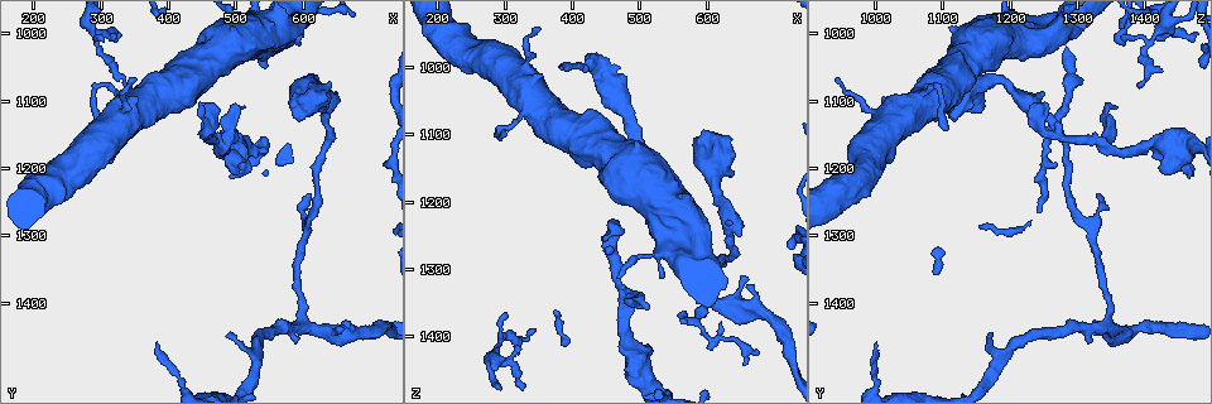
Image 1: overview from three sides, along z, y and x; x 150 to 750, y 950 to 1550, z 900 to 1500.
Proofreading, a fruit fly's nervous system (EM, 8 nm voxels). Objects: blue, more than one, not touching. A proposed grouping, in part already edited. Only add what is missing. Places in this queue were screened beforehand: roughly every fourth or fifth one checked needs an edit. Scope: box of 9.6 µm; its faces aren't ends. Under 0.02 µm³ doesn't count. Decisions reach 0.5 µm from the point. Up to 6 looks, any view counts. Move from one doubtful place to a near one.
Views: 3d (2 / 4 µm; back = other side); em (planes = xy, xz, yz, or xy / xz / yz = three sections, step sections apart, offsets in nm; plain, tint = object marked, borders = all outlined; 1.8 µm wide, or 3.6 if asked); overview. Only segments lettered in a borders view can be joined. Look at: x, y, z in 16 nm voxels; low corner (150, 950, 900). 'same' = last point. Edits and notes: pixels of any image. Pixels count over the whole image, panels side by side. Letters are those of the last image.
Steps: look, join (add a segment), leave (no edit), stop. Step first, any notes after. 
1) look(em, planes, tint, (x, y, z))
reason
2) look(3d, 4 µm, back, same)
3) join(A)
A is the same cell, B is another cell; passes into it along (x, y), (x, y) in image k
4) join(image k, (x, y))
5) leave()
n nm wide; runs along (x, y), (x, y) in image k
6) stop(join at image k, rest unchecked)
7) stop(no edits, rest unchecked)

look(3d, 4 µm, (450, 1105, 1255))
an open end

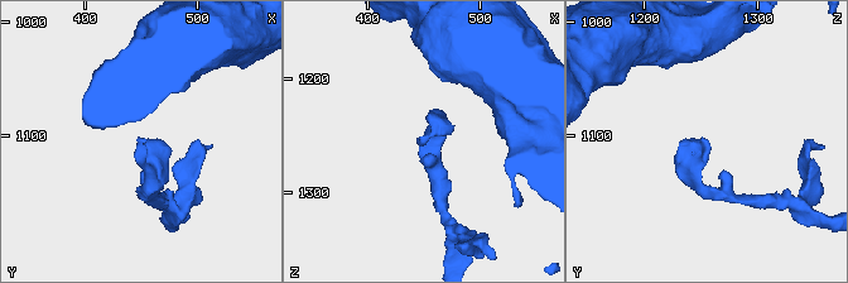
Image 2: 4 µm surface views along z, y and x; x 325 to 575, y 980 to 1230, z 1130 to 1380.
look(em, 3.6 µm, xy, step 16, tint, (448, 1100, 1252))

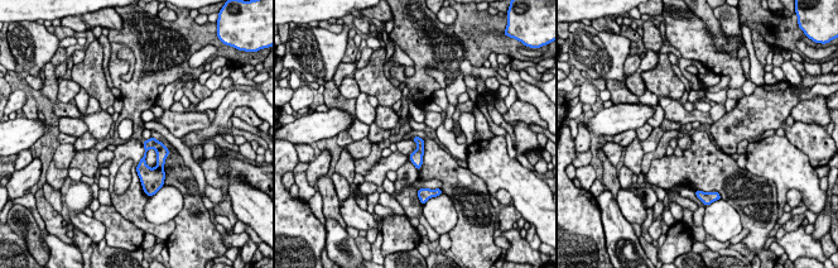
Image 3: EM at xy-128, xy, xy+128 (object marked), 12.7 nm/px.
look(em, 3.6 µm, yz, step 16, borders, same)

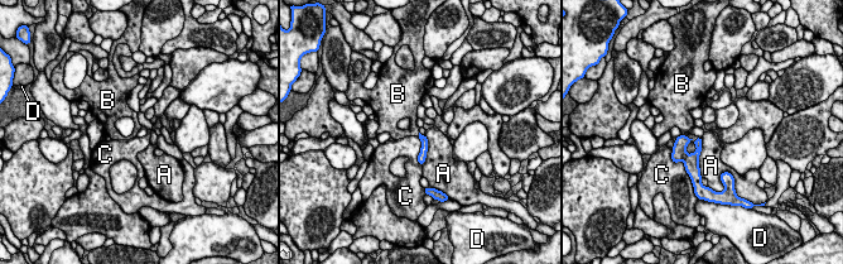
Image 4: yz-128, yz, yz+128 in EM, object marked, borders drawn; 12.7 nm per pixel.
join(B)
100 nm wide; B is the same cell, A, C and D are other cells; the cell continues

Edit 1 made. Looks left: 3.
look(3d, 4 µm, (510, 1115, 1360))
branch stops here

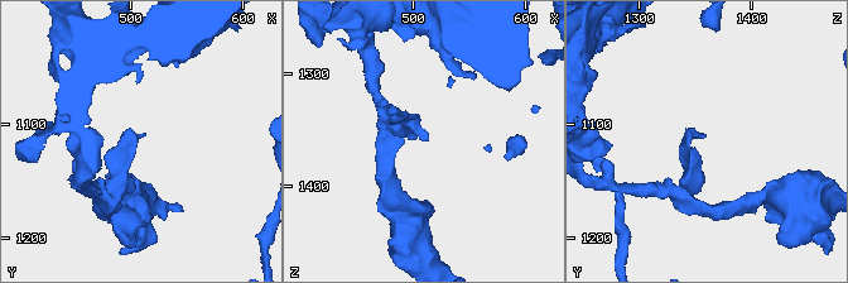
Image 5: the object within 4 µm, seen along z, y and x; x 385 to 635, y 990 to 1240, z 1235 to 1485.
look(em, 3.6 µm, planes, borders, (510, 1110, 1360))
need the tissue

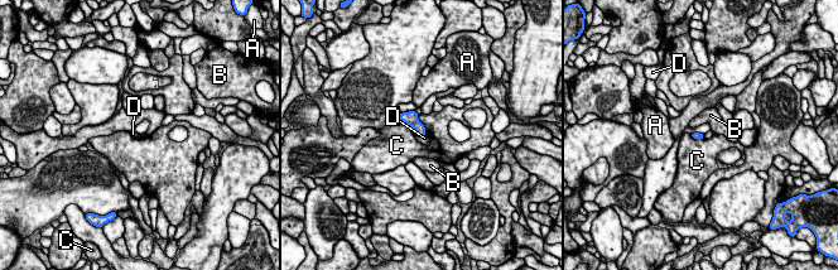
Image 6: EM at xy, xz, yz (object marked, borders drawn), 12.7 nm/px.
leave()
A, B, C and D are other cells; border along (415, 134), (424, 136) in image 6; no lettered segment goes on from it

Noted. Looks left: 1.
stop(join at image 4, rest unchecked)

